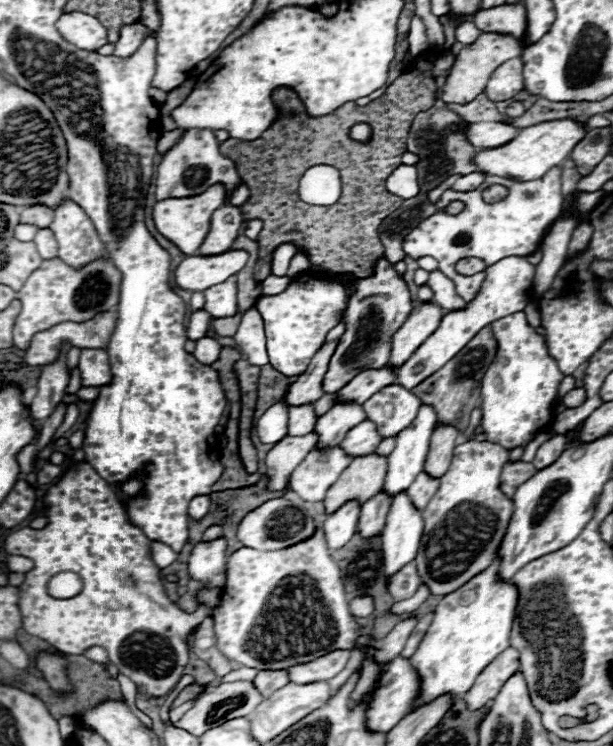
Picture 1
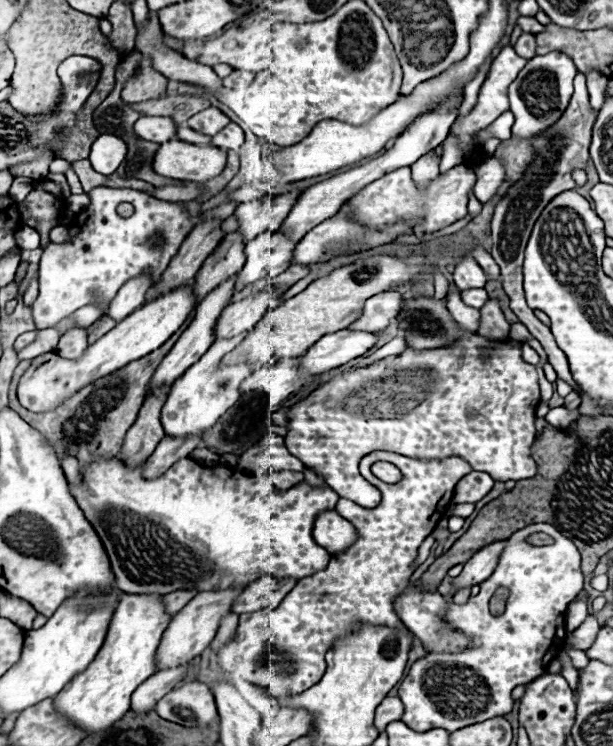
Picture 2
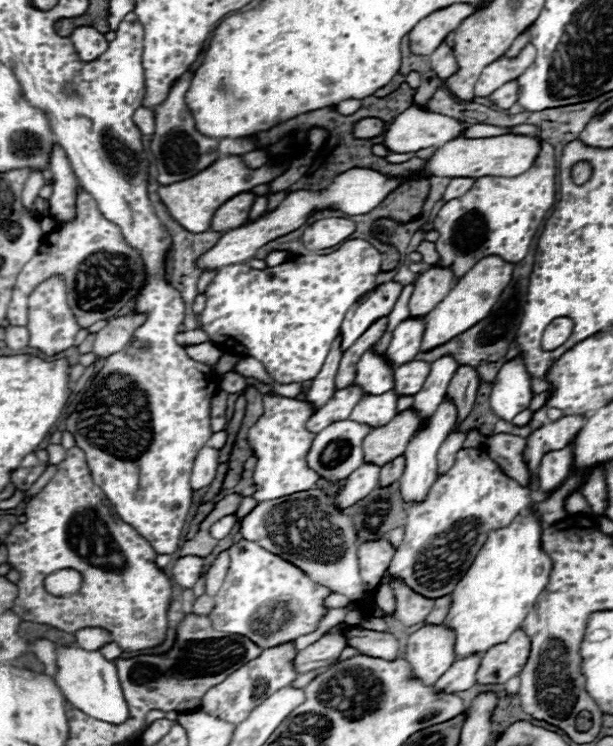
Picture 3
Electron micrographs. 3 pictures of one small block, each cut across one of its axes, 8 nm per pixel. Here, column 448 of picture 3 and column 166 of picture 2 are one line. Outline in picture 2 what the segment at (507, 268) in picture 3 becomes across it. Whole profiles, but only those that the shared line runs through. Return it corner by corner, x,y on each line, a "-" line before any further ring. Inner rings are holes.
188,284
182,286
182,290
170,290
170,294
162,294
162,298
154,298
154,302
146,302
144,306
136,308
110,332
106,332
102,338
90,344
80,360
66,360
54,352
36,356
18,382
16,394
20,404
32,412
52,410
68,394
80,390
84,384
90,384
96,378
112,374
114,370
126,366
128,362
150,354
152,350
162,346
184,324
188,314
194,310
194,304
196,304
194,284

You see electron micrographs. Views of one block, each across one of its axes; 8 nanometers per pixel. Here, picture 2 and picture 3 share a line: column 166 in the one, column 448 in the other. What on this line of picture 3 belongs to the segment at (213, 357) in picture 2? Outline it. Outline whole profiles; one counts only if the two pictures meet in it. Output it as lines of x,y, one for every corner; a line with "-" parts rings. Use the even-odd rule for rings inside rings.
444,400
438,410
426,418
426,426
424,428
418,428
412,438
410,438
410,446
406,448
404,456
406,456
406,470
404,470
404,476
400,478
400,484
402,484
402,498
406,498
406,504
414,502
414,500
422,500
426,498
430,486
434,484
434,478
438,474
438,450
442,446
442,442
446,440
446,436
454,430
456,426
456,418
458,418
458,410
456,410
456,404
452,400

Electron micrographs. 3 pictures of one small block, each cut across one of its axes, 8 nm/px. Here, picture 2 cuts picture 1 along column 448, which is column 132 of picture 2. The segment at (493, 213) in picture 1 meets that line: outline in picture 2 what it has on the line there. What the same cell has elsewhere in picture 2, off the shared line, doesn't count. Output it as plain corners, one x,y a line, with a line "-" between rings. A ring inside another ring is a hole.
98,186
98,190
90,190
88,196
90,206
80,210
68,226
68,242
50,242
42,252
40,294
31,307
37,329
52,328
86,304
100,304
104,318
108,304
122,284
144,272
152,276
150,290
154,290
158,278
178,254
184,238
194,226
186,202
166,202
146,192
112,186
-
120,202
134,204
134,214
128,218
118,216
116,206
-
90,290
98,290
98,294
90,294

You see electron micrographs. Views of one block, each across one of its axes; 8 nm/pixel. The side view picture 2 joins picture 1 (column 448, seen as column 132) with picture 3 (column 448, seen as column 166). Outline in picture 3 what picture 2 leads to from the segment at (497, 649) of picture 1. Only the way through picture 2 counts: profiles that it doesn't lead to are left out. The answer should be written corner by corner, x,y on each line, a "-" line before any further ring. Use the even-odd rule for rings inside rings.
532,512
518,514
506,528
490,530
482,550
476,554
470,570
454,588
454,606
446,616
446,626
456,632
456,656
484,654
490,646
506,642
520,628
536,598
548,584
552,560
542,550
542,522

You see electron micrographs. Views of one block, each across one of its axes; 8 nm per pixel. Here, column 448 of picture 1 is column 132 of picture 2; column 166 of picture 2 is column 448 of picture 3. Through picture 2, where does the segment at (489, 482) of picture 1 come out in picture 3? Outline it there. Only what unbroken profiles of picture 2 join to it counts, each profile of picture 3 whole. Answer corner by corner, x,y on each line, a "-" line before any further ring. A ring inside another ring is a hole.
462,448
456,454
454,466
446,474
440,474
436,478
426,500
408,506
406,534
390,562
390,568
388,568
390,578
404,580
408,588
422,594
424,598
440,598
450,594
460,582
460,578
466,574
466,570
472,566
474,556
486,542
488,532
494,528
508,526
514,520
514,516
518,516
528,506
530,506
530,490
526,486
520,486
518,482
502,474
502,470
496,466
494,460
490,460
490,456
484,450

